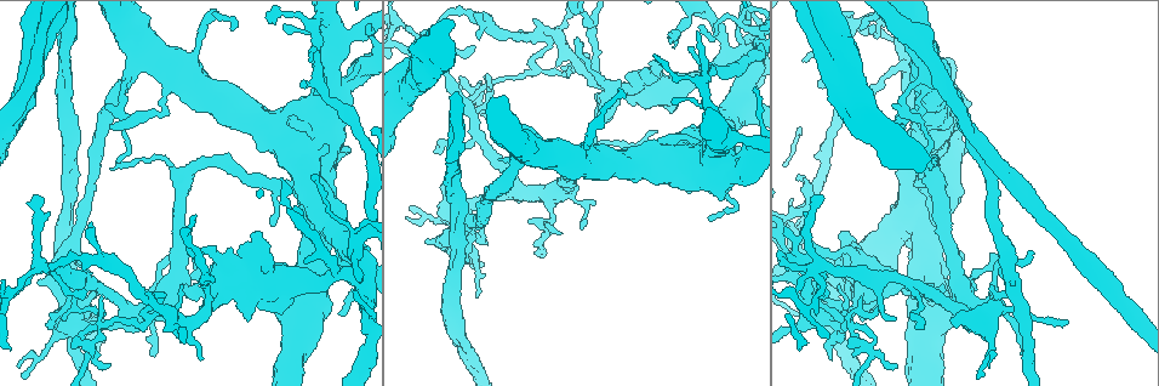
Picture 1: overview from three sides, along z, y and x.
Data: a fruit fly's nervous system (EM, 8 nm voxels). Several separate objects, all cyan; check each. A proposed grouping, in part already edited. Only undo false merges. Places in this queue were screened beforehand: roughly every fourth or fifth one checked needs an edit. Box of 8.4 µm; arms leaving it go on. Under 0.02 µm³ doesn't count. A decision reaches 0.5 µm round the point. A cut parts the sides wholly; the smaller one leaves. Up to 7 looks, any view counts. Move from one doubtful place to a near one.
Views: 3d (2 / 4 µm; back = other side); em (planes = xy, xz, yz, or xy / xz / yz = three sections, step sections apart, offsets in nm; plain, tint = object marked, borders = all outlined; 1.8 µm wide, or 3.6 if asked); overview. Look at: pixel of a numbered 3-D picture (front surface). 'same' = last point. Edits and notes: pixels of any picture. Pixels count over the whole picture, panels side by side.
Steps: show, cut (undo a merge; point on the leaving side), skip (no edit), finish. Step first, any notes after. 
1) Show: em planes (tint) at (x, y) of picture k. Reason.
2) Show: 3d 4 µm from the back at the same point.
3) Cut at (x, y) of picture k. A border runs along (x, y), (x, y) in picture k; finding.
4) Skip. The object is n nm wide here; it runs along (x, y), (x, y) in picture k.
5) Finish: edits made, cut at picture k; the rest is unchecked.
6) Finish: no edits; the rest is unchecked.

Show: em planes (plain) at (898, 119) of picture 1. Closes a loop.

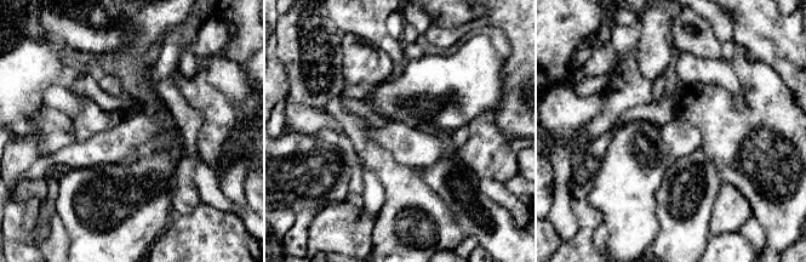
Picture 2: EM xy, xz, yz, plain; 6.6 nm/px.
Show: em planes (tint) at the same point.

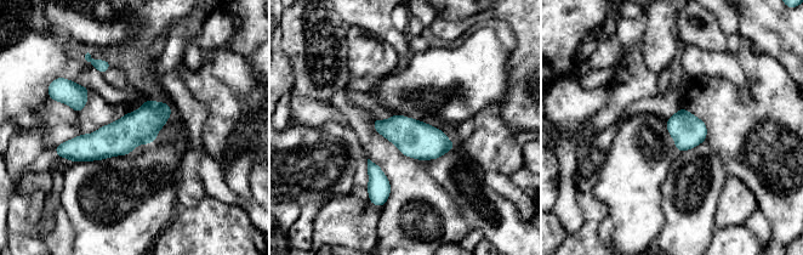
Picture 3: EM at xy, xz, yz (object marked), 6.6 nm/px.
Skip. The object is 220 nm wide here; it runs along (167, 111), (119, 139), (66, 152) in picture 3; continuous, no second cell.

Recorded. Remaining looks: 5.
Show: 3d 4 µm at (578, 156) of picture 1. Narrows sharply.

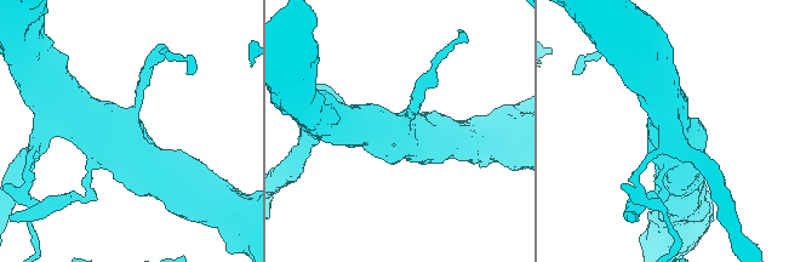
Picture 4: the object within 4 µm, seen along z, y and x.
Show: em 3.6 µm planes (tint) at (127, 128) of picture 4. Now the EM.

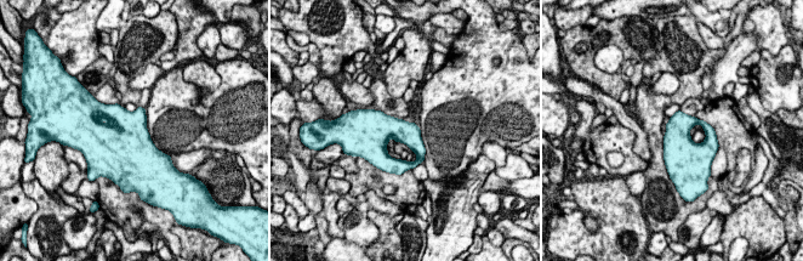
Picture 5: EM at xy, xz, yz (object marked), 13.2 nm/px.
Skip. Continuous, no second cell.

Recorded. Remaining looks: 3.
Show: 3d 4 µm at (928, 276) of picture 1. Side arm on a straight run.

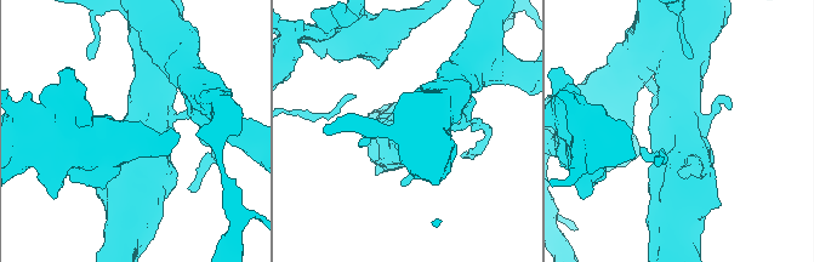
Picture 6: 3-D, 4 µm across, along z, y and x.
Show: em planes (tint) at (680, 136) of picture 6.

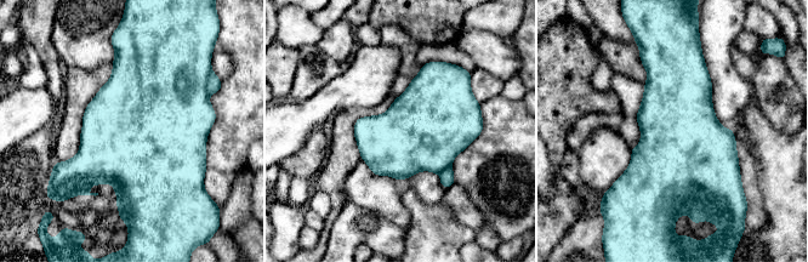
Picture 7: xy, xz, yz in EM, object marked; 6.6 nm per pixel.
Skip. One cell here.

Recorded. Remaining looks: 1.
Finish: no edits; the rest is unchecked.

